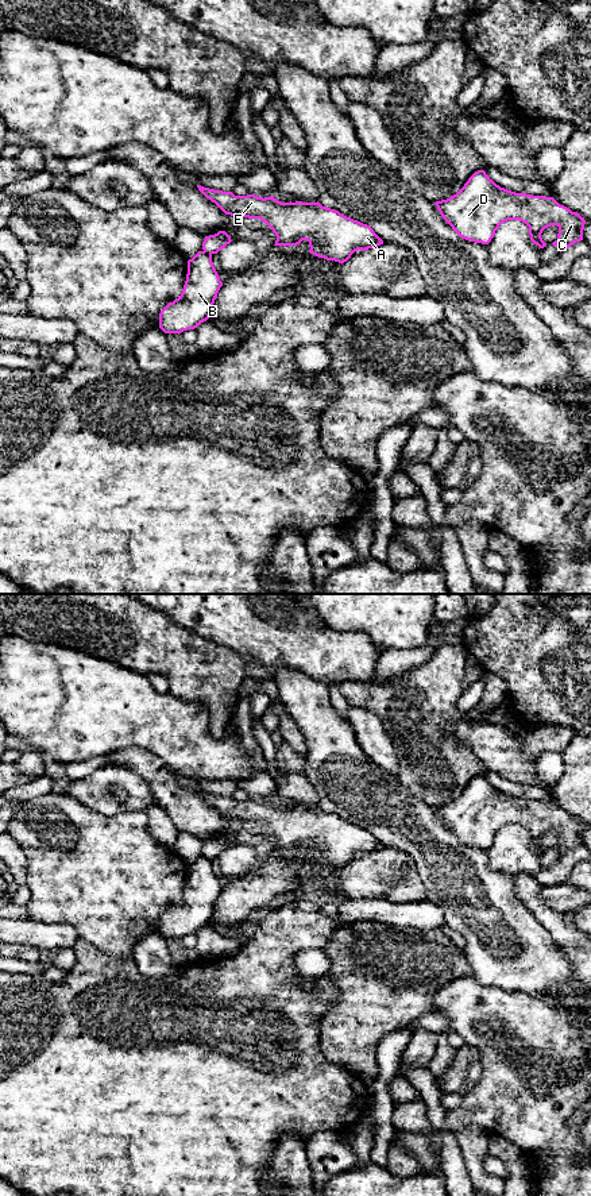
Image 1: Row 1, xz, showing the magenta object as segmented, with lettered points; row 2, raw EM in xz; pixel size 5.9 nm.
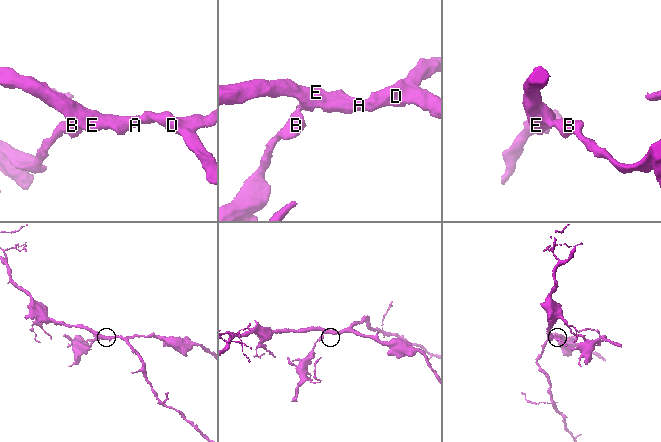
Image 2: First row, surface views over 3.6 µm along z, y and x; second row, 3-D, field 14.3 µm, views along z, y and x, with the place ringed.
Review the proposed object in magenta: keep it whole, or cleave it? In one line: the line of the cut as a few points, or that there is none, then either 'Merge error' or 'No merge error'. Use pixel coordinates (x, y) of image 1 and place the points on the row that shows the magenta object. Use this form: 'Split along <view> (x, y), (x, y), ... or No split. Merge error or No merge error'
Split along xz (203, 251), (211, 255). Merge error

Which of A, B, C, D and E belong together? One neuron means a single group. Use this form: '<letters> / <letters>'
A C D E / B

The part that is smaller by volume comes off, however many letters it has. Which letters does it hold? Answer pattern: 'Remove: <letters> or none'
Remove: B

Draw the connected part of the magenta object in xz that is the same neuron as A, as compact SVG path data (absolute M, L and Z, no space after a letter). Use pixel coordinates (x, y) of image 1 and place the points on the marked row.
M201 185L197 188L225 215L260 219L266 223L277 236L274 246L297 246L308 240L310 254L343 265L355 251L383 244L370 225L322 207L318 201L281 202L274 196L235 196L232 192Z

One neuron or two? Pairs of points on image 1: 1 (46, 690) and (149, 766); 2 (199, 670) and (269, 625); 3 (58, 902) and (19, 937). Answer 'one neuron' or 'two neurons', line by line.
1: two neurons
2: two neurons
3: two neurons

